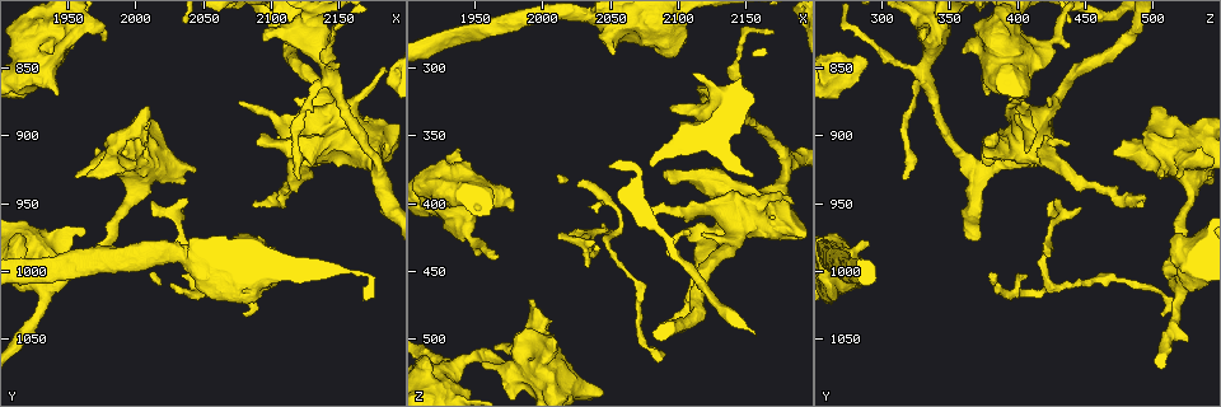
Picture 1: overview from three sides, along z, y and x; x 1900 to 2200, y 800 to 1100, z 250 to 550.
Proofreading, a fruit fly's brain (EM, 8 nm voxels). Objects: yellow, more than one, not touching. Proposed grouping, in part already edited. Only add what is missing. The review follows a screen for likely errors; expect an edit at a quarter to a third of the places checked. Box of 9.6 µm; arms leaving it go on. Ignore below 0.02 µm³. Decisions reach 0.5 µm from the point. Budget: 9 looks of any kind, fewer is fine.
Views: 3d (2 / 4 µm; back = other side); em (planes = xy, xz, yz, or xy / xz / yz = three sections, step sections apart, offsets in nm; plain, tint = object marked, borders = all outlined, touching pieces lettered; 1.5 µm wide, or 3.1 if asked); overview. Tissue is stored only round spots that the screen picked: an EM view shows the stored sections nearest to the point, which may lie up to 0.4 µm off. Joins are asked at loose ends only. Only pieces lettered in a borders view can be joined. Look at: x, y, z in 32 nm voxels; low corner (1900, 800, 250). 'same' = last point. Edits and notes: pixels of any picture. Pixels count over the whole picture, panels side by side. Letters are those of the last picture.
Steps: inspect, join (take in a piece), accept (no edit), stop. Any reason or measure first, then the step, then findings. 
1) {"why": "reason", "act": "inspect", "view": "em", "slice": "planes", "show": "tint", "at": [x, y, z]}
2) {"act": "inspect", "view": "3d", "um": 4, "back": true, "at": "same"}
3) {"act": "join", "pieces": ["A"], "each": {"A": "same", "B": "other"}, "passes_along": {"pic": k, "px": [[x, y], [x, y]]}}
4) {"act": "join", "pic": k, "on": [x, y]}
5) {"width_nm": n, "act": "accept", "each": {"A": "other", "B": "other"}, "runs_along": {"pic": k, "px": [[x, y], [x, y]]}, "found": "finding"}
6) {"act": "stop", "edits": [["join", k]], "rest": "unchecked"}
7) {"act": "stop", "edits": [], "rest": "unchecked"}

{"why": "branch stops here", "act": "inspect", "view": "em", "slice": "yz", "step": 4, "show": "borders", "at": [1976, 830, 406]}

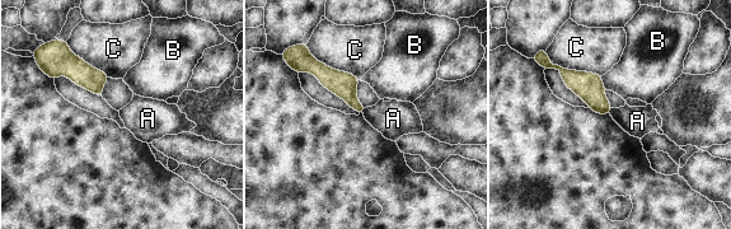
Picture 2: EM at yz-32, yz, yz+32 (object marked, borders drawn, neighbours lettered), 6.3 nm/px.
{"why": "another direction", "act": "inspect", "view": "em", "slice": "planes", "show": "borders", "at": "same"}

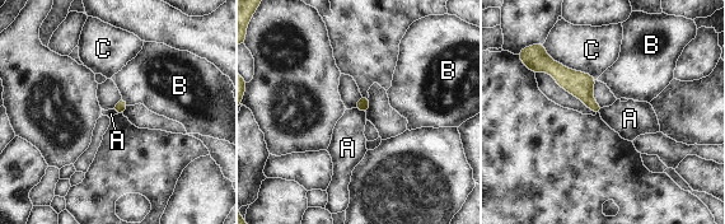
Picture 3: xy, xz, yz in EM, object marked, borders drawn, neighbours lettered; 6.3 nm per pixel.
{"act": "accept", "each": {"A": "other", "B": "other", "C": "other"}, "border": {"pic": 3, "px": [[354, 108], [365, 113]]}, "found": "no lettered piece goes on from it"}

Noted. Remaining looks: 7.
{"why": "an open end", "act": "inspect", "view": "3d", "um": 4, "back": true, "at": [1962, 928, 506]}

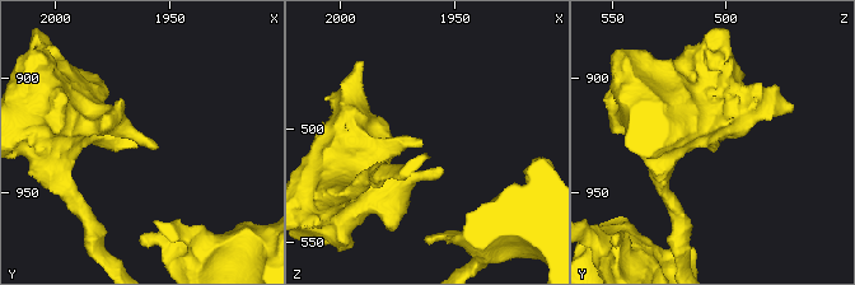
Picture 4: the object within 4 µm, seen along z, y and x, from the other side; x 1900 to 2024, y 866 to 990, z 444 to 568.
{"act": "inspect", "view": "em", "slice": "xy", "step": 8, "show": "borders", "at": [1963, 931, 507]}

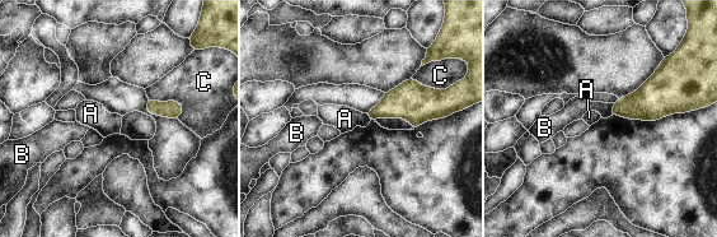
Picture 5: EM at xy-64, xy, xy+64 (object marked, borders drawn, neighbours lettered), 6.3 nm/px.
{"act": "inspect", "view": "em", "slice": "planes", "show": "borders", "at": "same"}

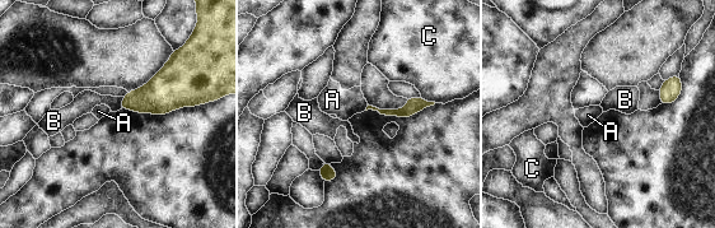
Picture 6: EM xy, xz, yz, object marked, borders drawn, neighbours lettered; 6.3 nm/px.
{"act": "accept", "each": {"A": "other", "B": "other", "C": "other"}, "border": {"pic": 6, "px": [[368, 105], [364, 110]]}, "found": "none of them fits"}

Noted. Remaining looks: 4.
{"act": "inspect", "view": "3d", "um": 4, "at": [2096, 830, 332]}

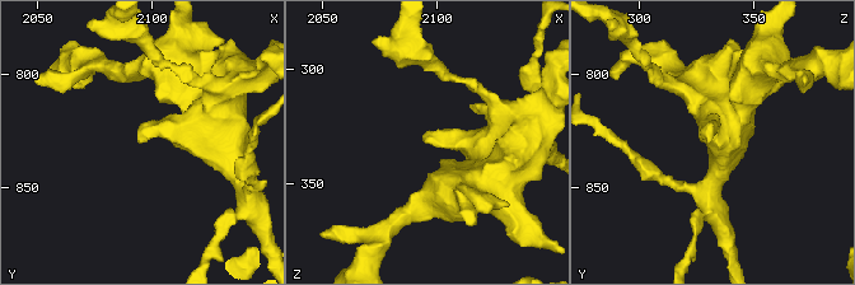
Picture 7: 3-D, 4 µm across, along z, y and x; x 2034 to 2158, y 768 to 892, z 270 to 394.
{"why": "now the EM", "act": "inspect", "view": "em", "slice": "planes", "show": "borders", "at": [2094, 829, 333]}

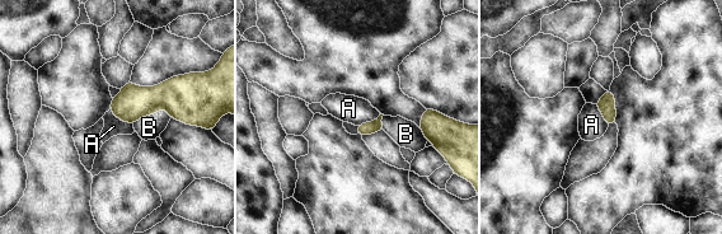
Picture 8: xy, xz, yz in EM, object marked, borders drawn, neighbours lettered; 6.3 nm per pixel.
{"act": "accept", "each": {"A": "other", "B": "other"}, "border": {"pic": 8, "px": [[380, 113], [374, 120], [356, 125]]}, "found": "no lettered piece goes on from it"}

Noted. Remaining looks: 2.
{"why": "an open end", "act": "inspect", "view": "em", "slice": "planes", "show": "borders", "at": [2088, 946, 490]}

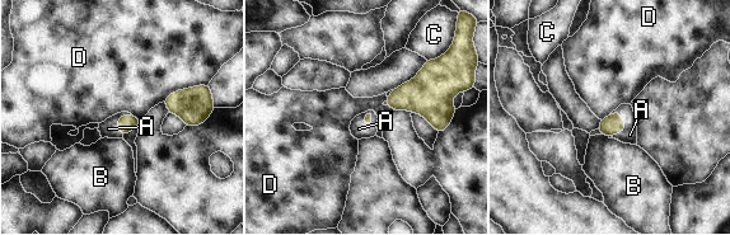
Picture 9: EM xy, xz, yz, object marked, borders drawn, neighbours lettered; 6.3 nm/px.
{"act": "join", "pieces": ["A"], "each": {"A": "same", "B": "other", "C": "other", "D": "other"}, "passes_along": {"pic": 9, "px": [[608, 123], [626, 123], [630, 135]]}, "found": "the cell continues"}

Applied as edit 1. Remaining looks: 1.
{"act": "stop", "edits": [["join", 9]], "rest": "unchecked"}

